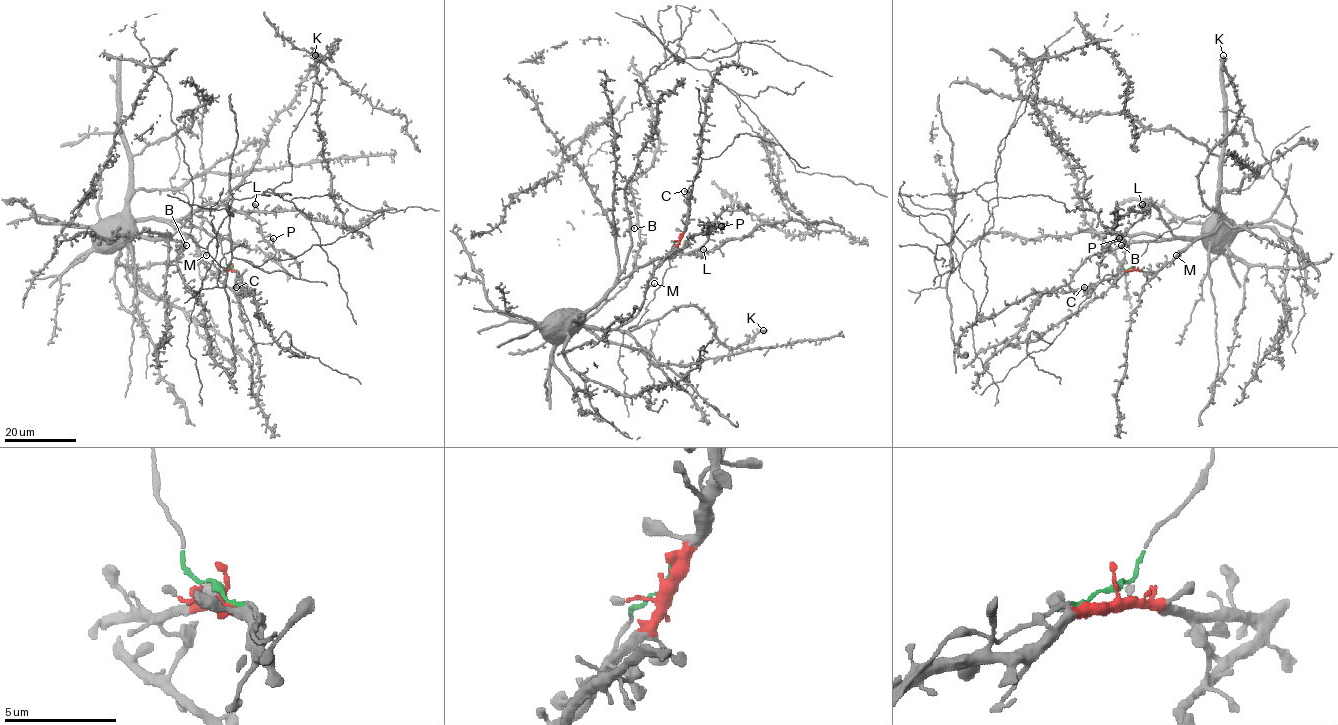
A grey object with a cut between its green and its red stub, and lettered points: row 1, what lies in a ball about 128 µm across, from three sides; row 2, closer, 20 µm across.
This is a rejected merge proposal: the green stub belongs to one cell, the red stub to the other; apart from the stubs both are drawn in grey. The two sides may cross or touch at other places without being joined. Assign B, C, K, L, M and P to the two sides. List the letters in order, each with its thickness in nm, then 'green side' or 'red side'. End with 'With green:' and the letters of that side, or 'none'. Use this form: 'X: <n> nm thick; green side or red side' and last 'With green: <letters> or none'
B: 260 nm thick; red side
C: 420 nm thick; red side
K: 240 nm thick; red side
L: 400 nm thick; red side
M: 360 nm thick; red side
P: 500 nm thick; red side
With green: none

